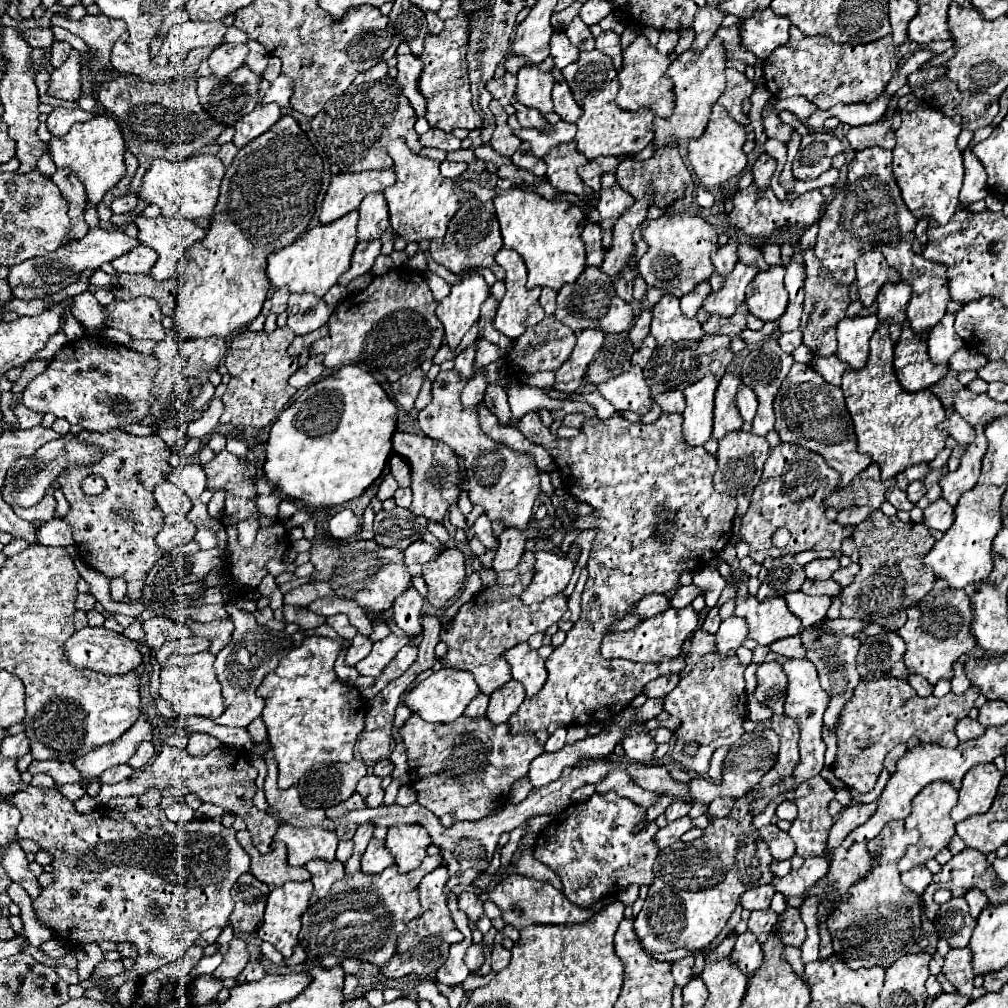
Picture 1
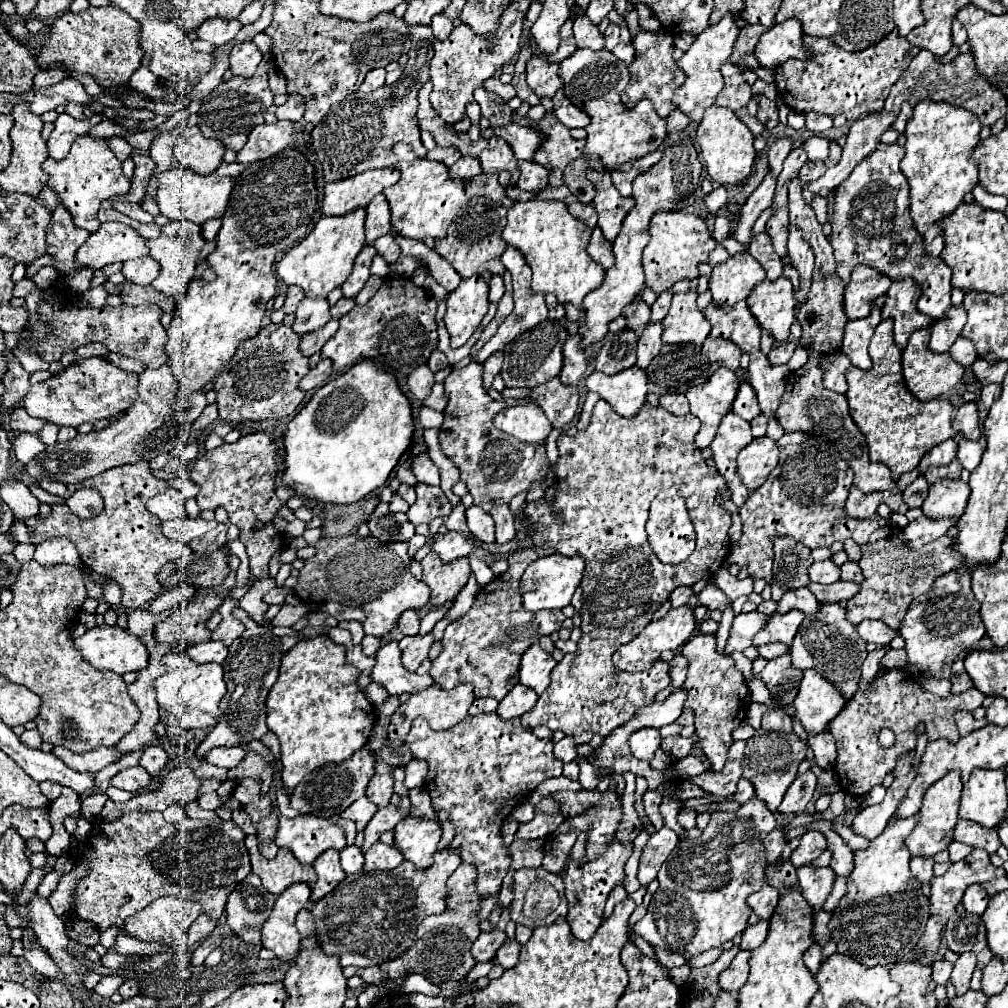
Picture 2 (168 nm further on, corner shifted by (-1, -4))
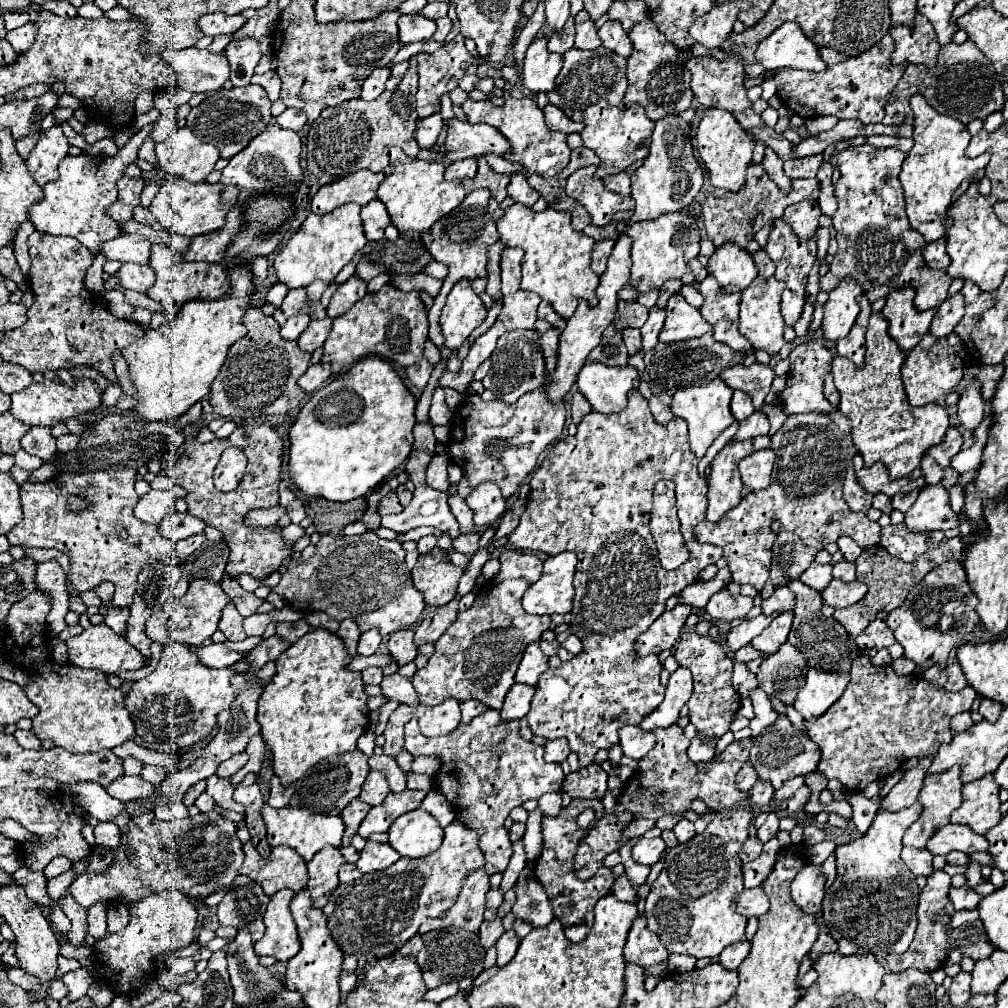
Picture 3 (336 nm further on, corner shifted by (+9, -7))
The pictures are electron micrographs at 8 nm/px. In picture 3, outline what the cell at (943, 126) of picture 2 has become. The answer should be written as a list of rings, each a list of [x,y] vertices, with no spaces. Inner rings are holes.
[[[921,93],[911,97],[911,109],[915,113],[915,123],[913,123],[913,149],[909,151],[903,171],[899,175],[901,185],[903,185],[903,195],[905,195],[905,209],[909,217],[911,229],[919,231],[927,243],[937,241],[945,237],[949,229],[949,205],[953,203],[953,193],[961,185],[961,181],[973,173],[977,173],[981,167],[989,163],[991,153],[987,152],[975,158],[967,157],[965,149],[969,145],[969,131],[967,127],[951,119],[947,115],[937,113]]]

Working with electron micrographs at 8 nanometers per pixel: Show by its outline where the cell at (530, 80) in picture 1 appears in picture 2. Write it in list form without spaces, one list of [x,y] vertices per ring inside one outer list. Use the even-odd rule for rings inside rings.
[[[533,56],[527,62],[527,84],[539,98],[553,98],[553,94],[563,86],[559,64],[547,62],[545,56]]]

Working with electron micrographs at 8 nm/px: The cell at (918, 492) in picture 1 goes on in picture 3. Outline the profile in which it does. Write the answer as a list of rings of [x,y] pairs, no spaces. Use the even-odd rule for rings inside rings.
[[[913,489],[913,491],[909,491],[909,493],[897,493],[897,495],[893,497],[893,509],[905,513],[905,511],[915,503],[917,495],[919,495],[919,489]]]

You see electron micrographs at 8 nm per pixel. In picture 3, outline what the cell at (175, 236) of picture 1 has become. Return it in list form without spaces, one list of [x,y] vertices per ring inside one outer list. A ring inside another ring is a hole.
[[[153,245],[149,267],[155,271],[157,281],[147,291],[153,301],[163,305],[163,313],[173,319],[185,301],[193,299],[217,299],[229,291],[229,277],[225,277],[225,269],[219,263],[187,263],[179,253],[173,253],[169,247]]]

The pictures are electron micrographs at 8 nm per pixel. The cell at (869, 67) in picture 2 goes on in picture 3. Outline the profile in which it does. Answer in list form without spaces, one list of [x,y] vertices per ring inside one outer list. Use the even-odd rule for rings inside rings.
[[[885,35],[873,49],[849,57],[835,49],[823,47],[821,57],[827,63],[827,71],[813,73],[813,71],[795,71],[795,69],[779,69],[775,75],[777,95],[781,97],[783,105],[791,109],[795,115],[809,119],[819,115],[833,115],[837,119],[859,119],[861,123],[879,123],[885,117],[885,105],[889,95],[893,93],[897,81],[905,73],[905,65],[891,65],[889,53],[893,51],[895,43],[891,35]]]

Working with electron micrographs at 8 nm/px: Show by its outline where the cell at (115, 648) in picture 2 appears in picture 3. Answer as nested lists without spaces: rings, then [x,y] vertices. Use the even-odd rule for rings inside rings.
[[[105,623],[91,625],[81,635],[67,639],[67,649],[69,649],[69,663],[83,669],[97,669],[97,671],[103,671],[105,675],[117,673],[117,671],[133,671],[145,665],[145,657],[141,655],[141,651],[137,651],[123,635],[117,635]]]

